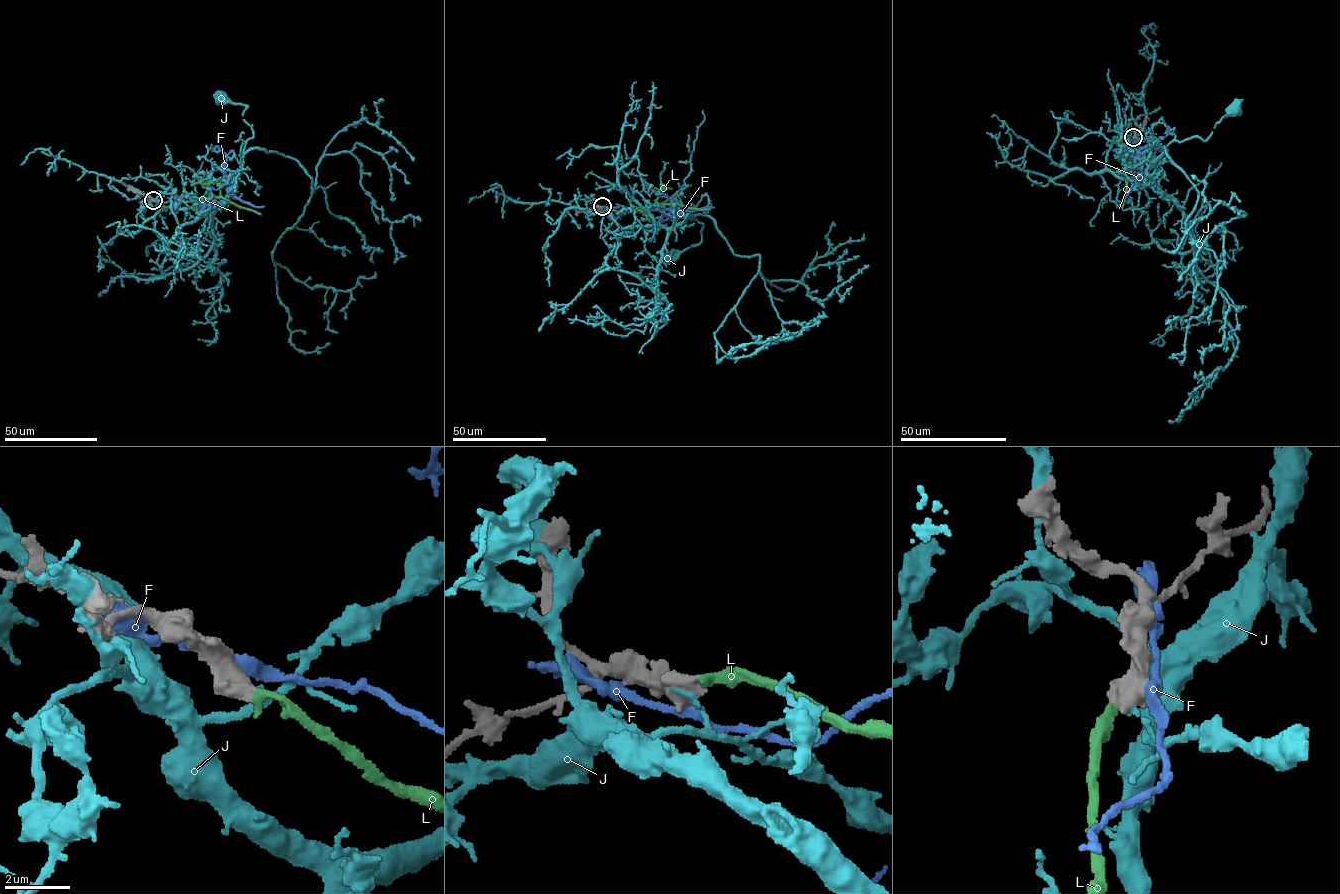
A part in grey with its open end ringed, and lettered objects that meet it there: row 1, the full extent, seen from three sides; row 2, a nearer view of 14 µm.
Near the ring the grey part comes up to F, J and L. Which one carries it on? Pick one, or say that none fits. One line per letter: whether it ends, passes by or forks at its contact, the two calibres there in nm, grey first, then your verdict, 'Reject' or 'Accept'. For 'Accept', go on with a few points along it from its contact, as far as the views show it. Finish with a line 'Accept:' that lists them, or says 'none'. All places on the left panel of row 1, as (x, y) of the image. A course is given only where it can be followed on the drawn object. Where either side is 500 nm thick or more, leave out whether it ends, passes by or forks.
F: Thickness 500 nm (grey) against 300 nm. Reject
J: Thickness 700 nm (grey) against 140 nm. Reject
L: It ends there. Thickness 400 nm (grey) against 280 nm. Accept. Its course: (153, 200), (170, 207), (184, 194), (223, 197), (260, 214)
Accept: L

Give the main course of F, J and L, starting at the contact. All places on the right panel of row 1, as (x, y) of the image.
F: (1136, 136), (1131, 174), (1138, 182), (1142, 174), (1135, 161), (1140, 150), (1148, 144), (1167, 154)
J: (1134, 137), (1137, 153), (1150, 163), (1150, 184), (1147, 169), (1167, 145), (1204, 140), (1238, 106)
L: (1133, 137), (1133, 154), (1139, 154), (1136, 149), (1126, 174), (1122, 208)

